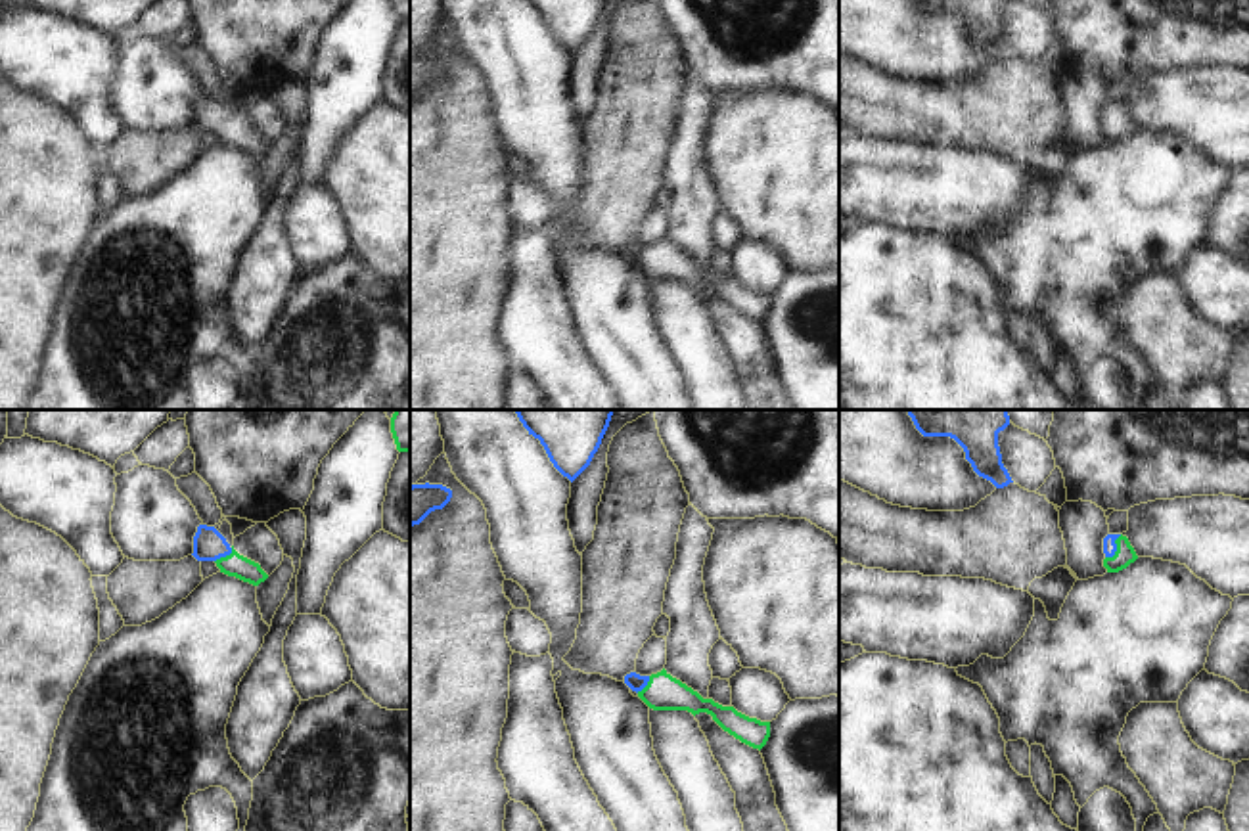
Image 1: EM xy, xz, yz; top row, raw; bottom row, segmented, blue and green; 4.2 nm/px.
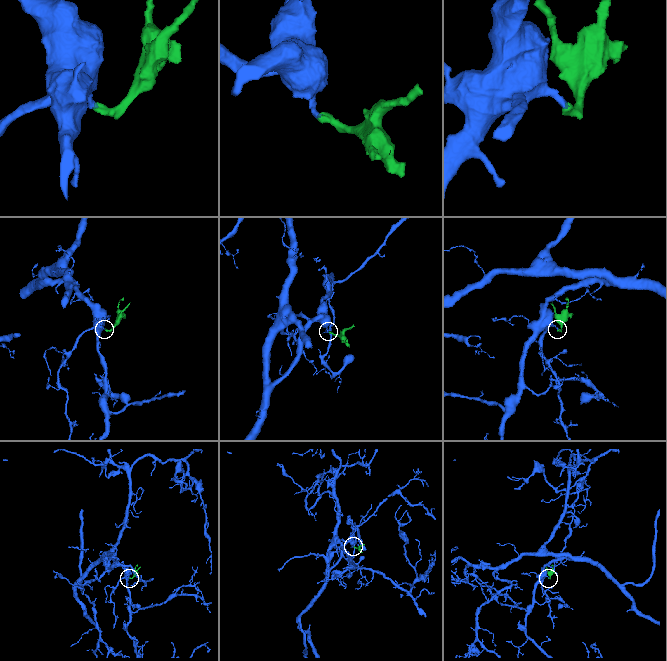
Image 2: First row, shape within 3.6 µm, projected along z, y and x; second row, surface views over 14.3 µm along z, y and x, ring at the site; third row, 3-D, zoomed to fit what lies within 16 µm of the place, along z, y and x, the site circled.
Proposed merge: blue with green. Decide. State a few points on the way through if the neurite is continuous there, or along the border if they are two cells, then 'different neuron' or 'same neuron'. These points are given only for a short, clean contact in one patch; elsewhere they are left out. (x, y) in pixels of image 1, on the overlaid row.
across yz (1110, 546), (1115, 548), (1125, 554) | same neuron

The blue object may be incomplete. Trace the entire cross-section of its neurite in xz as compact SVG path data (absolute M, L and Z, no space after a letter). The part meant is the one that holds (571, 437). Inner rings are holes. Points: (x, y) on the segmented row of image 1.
M513 410L571 483L590 465L613 410Z

